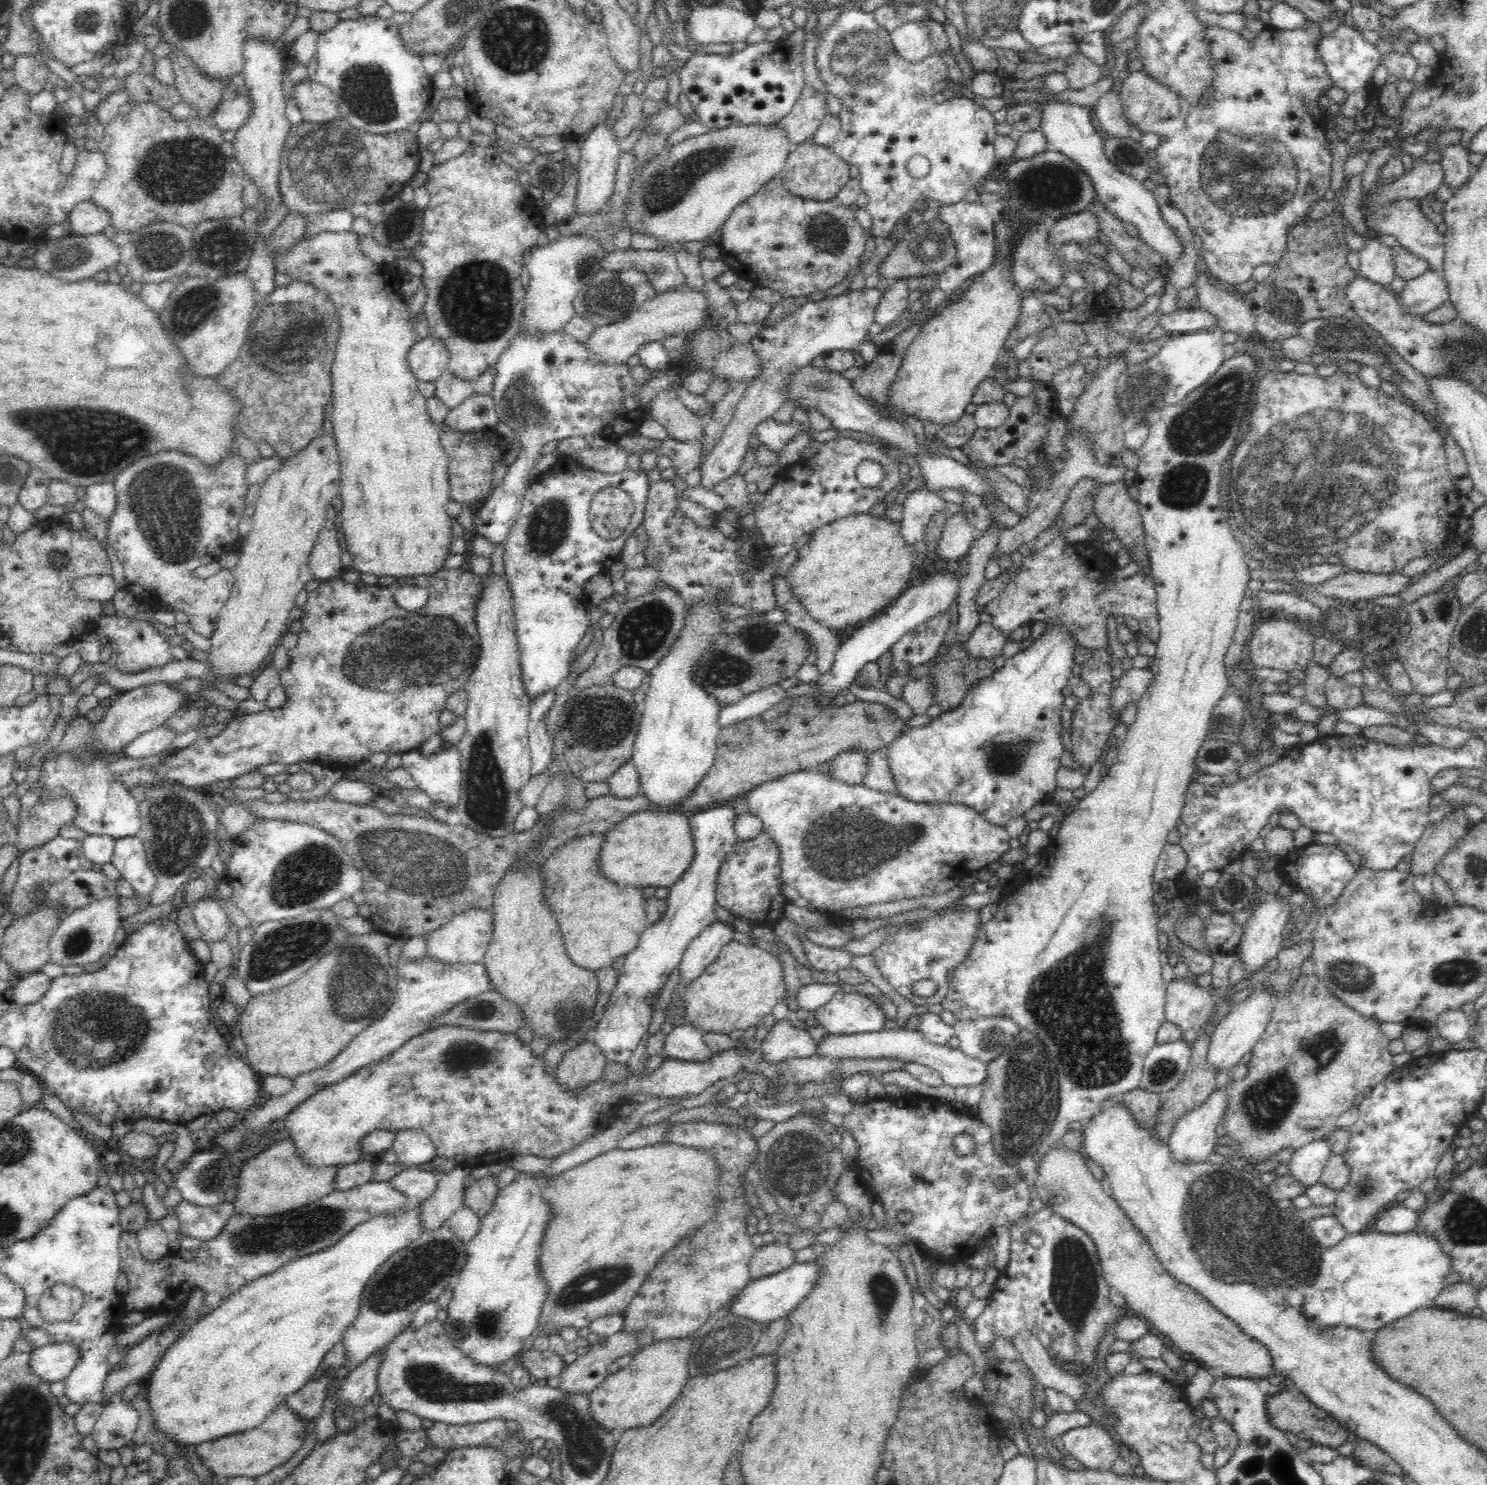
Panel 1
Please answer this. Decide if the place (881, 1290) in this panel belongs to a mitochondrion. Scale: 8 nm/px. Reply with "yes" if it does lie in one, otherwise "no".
yes

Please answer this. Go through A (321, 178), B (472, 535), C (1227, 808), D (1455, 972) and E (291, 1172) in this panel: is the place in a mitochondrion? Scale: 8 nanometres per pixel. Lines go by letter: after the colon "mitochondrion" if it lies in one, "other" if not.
A: mitochondrion
B: other
C: other
D: mitochondrion
E: other

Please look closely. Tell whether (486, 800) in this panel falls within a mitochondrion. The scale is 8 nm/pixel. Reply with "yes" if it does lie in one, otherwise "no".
yes

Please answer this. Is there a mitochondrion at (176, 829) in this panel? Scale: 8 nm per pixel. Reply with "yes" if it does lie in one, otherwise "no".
yes

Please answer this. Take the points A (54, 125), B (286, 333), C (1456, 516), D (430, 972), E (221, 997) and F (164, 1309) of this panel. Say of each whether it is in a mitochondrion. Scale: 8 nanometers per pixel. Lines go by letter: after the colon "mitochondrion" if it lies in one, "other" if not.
A: other
B: mitochondrion
C: other
D: other
E: other
F: other

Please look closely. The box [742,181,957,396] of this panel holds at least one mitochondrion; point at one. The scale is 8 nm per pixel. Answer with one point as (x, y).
(827, 234)

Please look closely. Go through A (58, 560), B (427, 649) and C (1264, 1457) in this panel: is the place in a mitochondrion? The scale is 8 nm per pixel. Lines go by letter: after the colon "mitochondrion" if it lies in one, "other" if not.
A: mitochondrion
B: mitochondrion
C: mitochondrion

